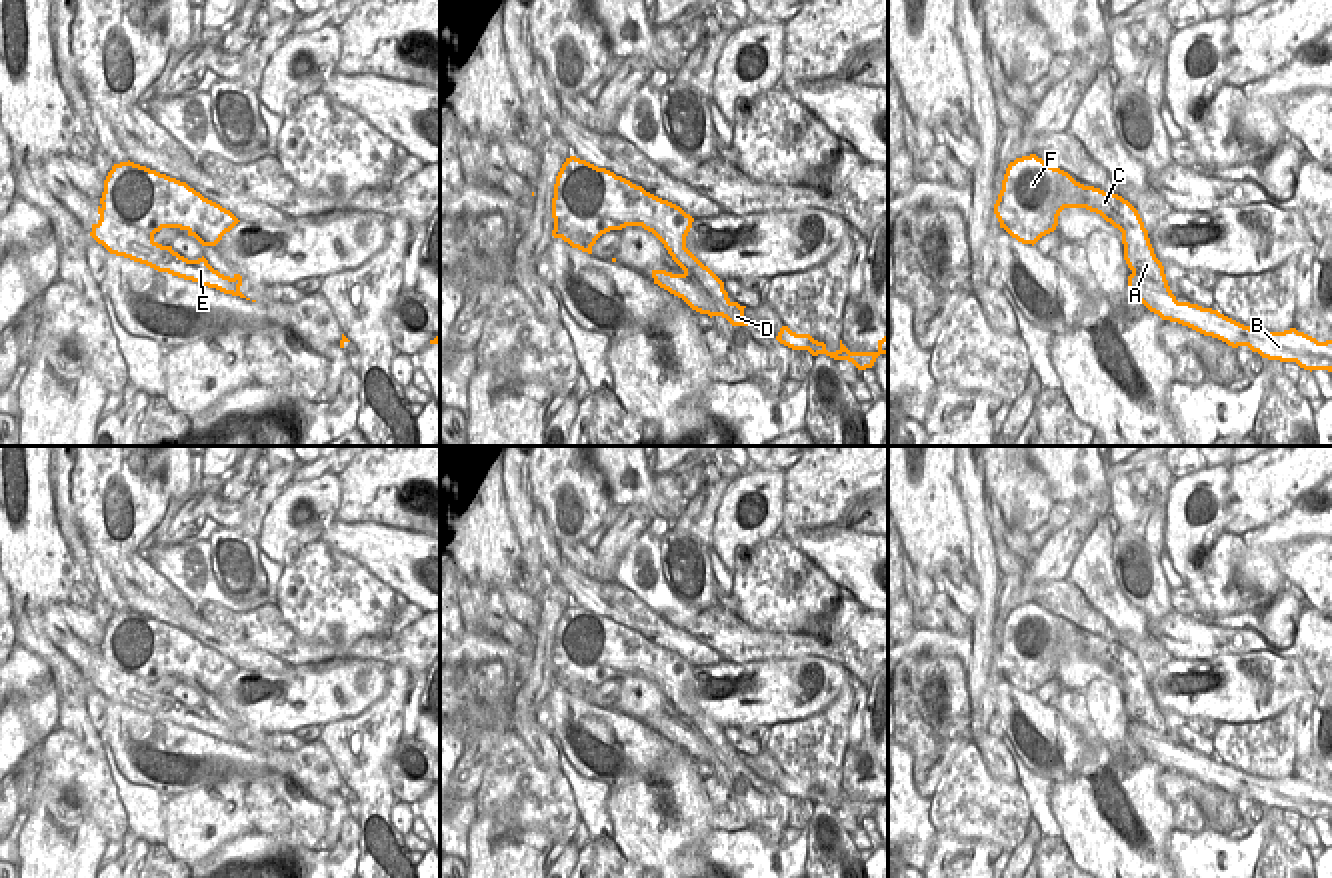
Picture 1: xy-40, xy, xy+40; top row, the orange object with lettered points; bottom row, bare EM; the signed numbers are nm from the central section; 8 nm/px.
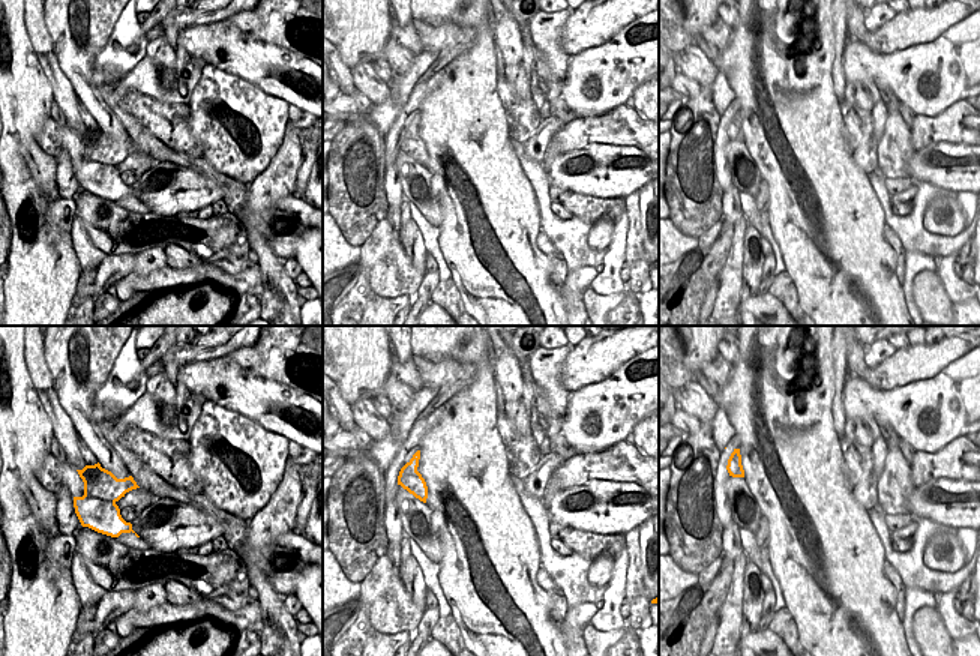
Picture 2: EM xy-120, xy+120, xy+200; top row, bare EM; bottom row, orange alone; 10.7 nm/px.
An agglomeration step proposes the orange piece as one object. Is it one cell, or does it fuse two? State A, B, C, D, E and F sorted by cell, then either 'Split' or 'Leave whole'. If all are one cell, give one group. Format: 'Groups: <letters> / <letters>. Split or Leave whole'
Groups: A C F / B D E. Split

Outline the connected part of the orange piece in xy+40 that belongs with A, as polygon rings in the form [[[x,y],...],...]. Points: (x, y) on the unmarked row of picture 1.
[[[1036,602],[1008,612],[994,652],[1000,676],[1024,690],[1038,690],[1058,674],[1064,656],[1086,656],[1122,680],[1124,708],[1148,726],[1158,740],[1170,742],[1162,710],[1156,706],[1138,658],[1118,642],[1076,630],[1068,620],[1050,614]]]

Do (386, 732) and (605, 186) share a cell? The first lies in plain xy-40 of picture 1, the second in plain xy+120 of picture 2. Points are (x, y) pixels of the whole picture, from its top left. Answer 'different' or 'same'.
different

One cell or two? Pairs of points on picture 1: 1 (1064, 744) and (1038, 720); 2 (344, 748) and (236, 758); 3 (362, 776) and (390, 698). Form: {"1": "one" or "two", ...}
{"1": "one", "2": "two", "3": "one"}

